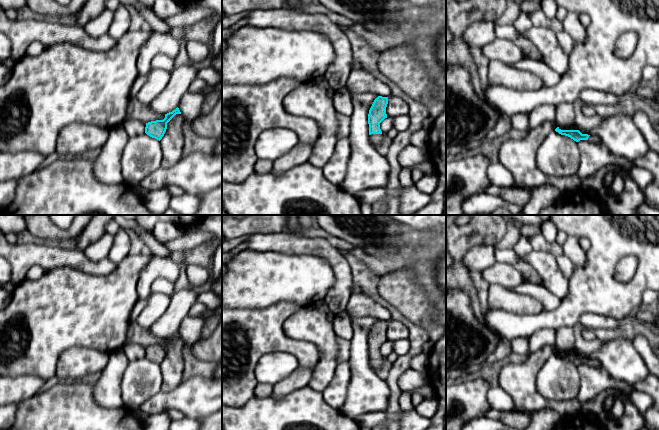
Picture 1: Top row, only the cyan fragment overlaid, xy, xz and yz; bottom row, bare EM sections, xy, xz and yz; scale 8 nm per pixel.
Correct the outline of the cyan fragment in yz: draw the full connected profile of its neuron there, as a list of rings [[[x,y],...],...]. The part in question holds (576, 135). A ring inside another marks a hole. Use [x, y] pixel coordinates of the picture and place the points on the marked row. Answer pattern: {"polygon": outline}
{"polygon": [[[557,127],[555,131],[561,135],[570,137],[576,142],[579,142],[580,140],[588,140],[596,144],[602,144],[601,140],[598,137],[582,134],[579,130],[561,130],[559,127]]]}

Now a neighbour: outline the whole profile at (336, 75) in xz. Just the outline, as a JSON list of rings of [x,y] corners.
[[[302,9],[255,10],[246,16],[247,26],[282,30],[307,30],[326,36],[331,42],[335,59],[324,74],[333,90],[346,87],[350,75],[353,54],[351,44],[340,26],[322,13],[309,13]]]

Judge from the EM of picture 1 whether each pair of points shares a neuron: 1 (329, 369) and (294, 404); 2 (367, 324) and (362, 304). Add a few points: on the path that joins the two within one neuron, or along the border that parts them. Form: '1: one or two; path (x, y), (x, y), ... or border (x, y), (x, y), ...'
1: two; border (308, 385), (321, 393)
2: two; border (350, 314), (373, 317), (377, 320)

